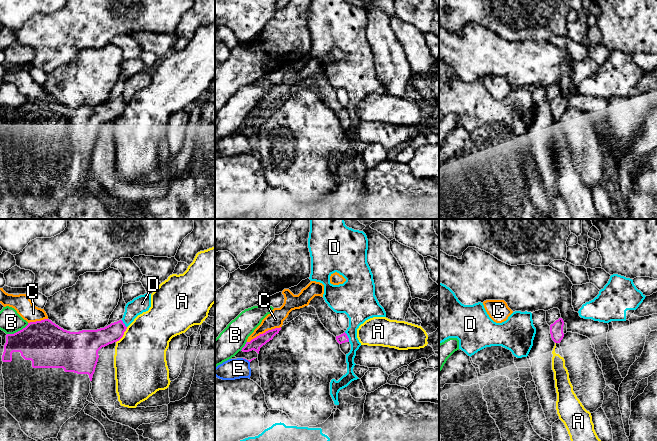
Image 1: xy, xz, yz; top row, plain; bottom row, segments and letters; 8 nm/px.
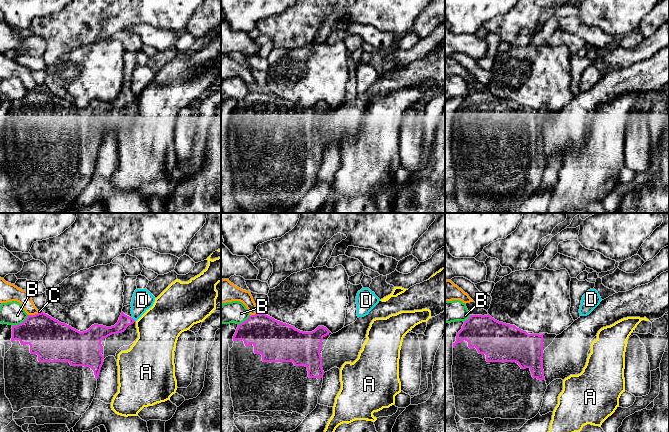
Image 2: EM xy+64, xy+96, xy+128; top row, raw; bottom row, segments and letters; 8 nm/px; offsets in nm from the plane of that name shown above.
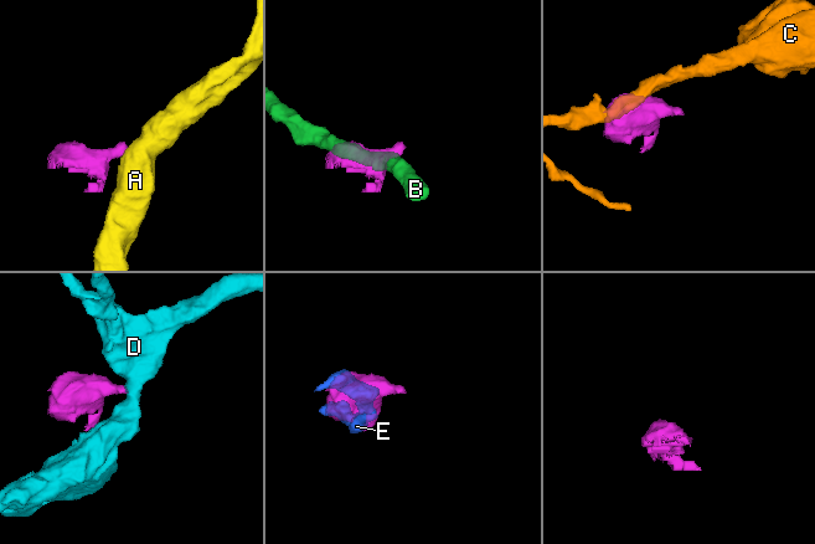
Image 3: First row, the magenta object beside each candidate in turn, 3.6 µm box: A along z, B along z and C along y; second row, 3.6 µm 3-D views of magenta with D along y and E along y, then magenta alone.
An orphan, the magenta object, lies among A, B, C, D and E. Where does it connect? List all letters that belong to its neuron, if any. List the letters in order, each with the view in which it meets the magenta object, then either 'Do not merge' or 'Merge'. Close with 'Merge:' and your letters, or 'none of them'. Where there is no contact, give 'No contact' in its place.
A: Touches magenta in xy. Do not merge
B: Touches magenta in xy. Do not merge
C: Touches magenta in xz. Do not merge
D: Touches magenta in xz. Do not merge
E: Touches magenta in xz. Do not merge
Merge: none of them

